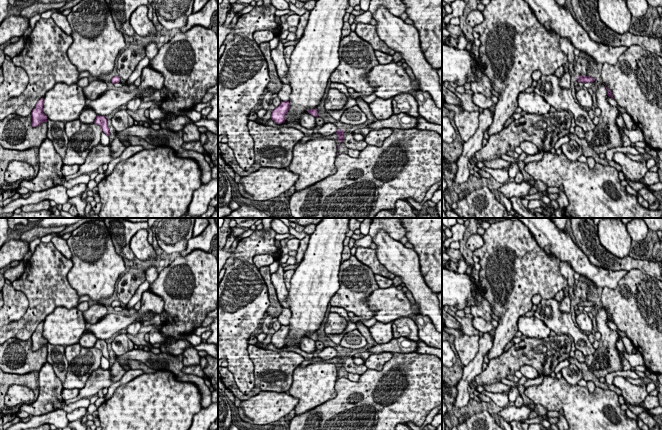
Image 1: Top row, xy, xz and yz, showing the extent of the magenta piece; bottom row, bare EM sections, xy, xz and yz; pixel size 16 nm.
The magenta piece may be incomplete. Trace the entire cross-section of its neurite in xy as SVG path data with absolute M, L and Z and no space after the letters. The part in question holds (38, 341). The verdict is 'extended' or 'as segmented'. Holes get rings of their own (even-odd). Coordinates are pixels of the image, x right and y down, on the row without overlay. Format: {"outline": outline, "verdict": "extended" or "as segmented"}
{"outline": "M41 322L31 336L32 351L37 351L43 346L47 346L47 340L43 337L44 322Z", "verdict": "as segmented"}

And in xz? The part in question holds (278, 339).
{"outline": "M281 325L278 331L275 331L275 333L272 335L271 343L276 348L281 348L285 346L286 338L290 332L289 325Z", "verdict": "as segmented"}

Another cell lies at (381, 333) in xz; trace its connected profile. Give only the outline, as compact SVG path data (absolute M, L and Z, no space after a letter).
M376 322L373 326L368 327L371 337L376 342L376 344L384 344L394 338L392 324L392 322Z

